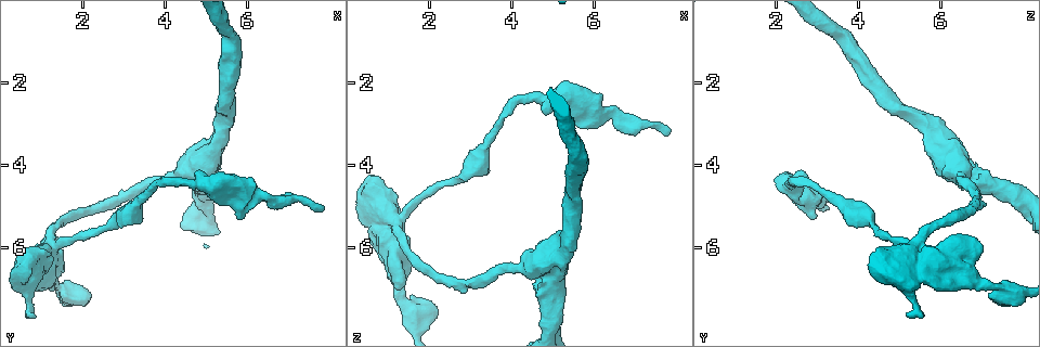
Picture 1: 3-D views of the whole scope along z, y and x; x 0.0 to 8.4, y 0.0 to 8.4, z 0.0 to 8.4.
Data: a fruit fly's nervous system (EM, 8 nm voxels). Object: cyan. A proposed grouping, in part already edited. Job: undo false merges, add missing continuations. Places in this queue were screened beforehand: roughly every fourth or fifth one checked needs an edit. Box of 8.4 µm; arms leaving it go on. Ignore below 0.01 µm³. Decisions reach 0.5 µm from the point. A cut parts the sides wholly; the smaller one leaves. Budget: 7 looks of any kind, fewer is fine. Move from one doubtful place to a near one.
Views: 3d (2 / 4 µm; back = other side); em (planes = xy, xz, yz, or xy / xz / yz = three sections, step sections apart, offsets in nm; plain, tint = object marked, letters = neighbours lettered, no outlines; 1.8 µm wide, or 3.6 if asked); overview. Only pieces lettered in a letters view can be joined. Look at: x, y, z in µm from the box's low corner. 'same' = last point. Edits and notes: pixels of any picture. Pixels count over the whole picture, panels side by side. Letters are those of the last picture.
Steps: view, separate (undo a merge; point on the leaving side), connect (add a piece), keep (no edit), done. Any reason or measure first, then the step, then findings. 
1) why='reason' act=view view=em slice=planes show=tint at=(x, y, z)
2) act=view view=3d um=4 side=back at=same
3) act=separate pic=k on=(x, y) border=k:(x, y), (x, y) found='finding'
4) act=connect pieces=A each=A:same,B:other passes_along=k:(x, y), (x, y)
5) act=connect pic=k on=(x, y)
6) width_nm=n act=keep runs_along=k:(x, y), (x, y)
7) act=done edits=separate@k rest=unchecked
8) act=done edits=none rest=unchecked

why='free end' act=view view=em slice=planes show=letters at=(0.80, 7.55, 5.15)

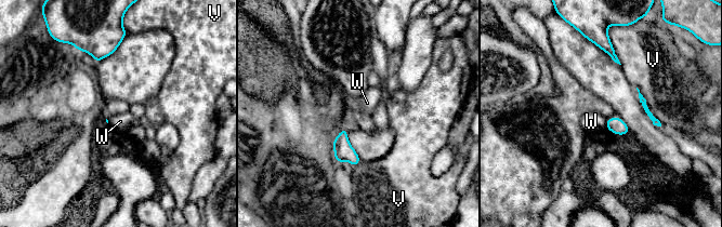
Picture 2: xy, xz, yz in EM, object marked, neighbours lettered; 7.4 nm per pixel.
act=keep each=V:other,W:other border=2:(607, 118), (605, 127) found='no lettered piece goes on from it'

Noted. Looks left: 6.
why='sudden change in width' act=view view=em um=3.6 slice=planes show=tint at=(4.50, 4.15, 6.55)

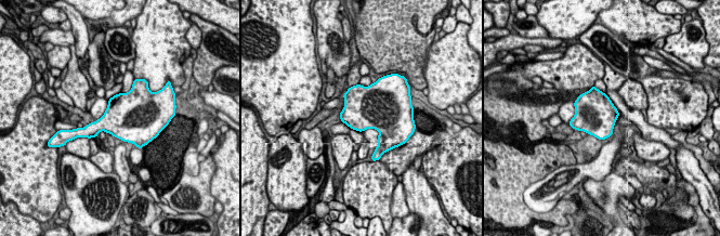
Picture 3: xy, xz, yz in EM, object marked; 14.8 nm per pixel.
act=view view=em um=3.6 slice=planes show=letters at=same

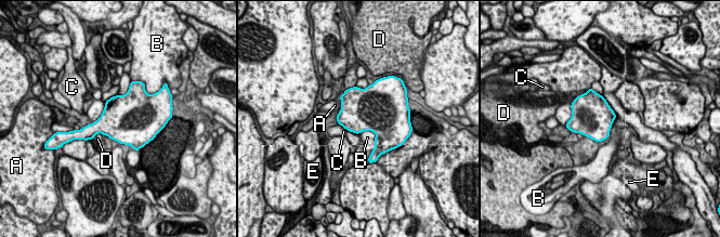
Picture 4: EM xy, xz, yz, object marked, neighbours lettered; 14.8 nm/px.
width_nm=600 act=keep each=A:other,B:other,C:other,D:other,E:other border=4:(366, 129), (375, 134), (371, 150) found='one neuron here'

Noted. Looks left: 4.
why='calibre changes' act=view view=3d um=2 at=(1.25, 6.00, 5.30)

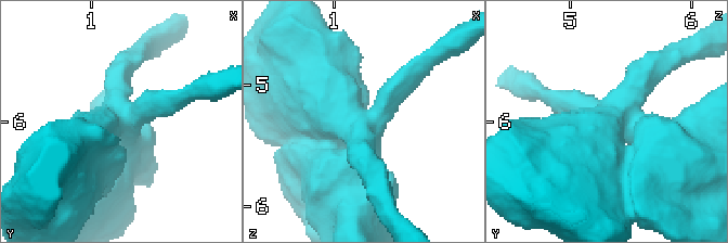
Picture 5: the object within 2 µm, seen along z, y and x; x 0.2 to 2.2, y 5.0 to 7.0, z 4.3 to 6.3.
act=view view=em slice=planes show=tint at=(1.22, 5.94, 5.34)

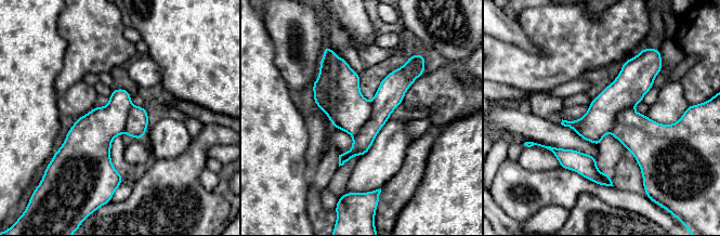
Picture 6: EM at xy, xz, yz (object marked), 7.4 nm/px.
act=view view=em slice=planes show=letters at=same

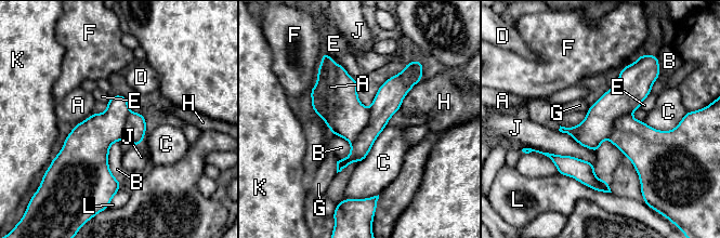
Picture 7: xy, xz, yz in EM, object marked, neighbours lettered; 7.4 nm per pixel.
act=separate pic=7 on=(387, 102) each=A:other,B:other,C:other,D:other,E:other,F:other,G:other,H:other,J:other,K:other,L:other part_leaving=7:(403, 74), (374, 129), (339, 168) found='a second neuron is stuck on'

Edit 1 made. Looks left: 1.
act=done edits=separate@7 rest=unchecked

